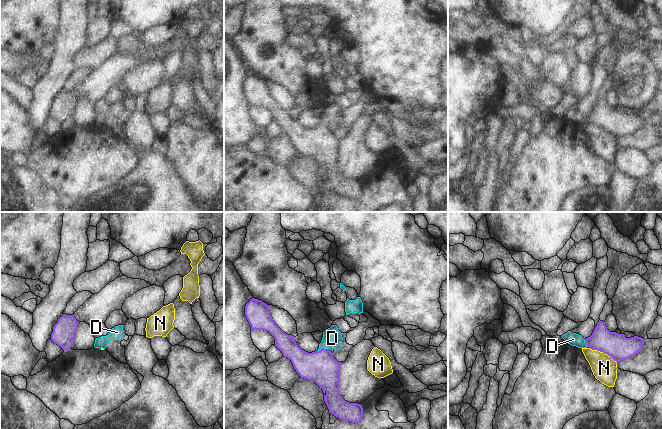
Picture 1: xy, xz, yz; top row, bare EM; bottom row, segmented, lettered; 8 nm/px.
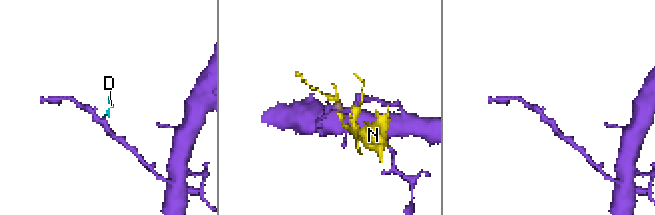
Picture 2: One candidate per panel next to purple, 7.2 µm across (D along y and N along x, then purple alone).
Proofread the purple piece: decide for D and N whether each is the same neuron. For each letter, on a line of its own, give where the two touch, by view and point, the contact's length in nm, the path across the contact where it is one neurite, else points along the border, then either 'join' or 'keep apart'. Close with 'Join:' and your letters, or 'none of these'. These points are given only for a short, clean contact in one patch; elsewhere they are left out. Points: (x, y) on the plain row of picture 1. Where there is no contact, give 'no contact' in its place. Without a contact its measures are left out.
D: meets purple in xz at (322, 124); contact 100 nm long; runs through xz (320, 142), (322, 124), (332, 114); join
N: meets purple in yz at (603, 128); contact 260 nm long; border along yz (589, 123), (606, 129), (616, 138); keep apart
Join: D

